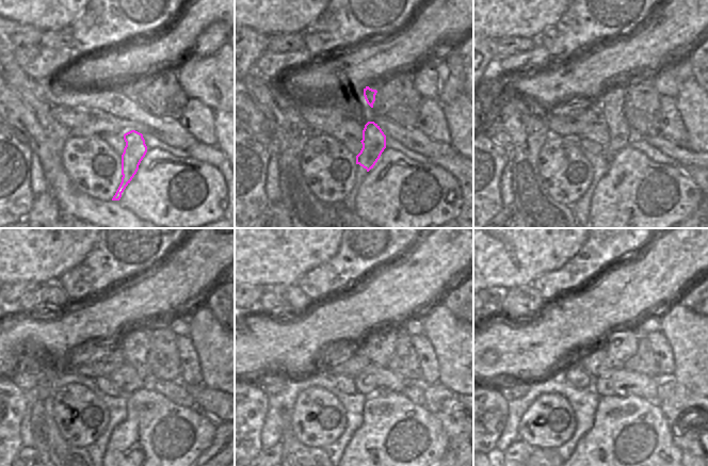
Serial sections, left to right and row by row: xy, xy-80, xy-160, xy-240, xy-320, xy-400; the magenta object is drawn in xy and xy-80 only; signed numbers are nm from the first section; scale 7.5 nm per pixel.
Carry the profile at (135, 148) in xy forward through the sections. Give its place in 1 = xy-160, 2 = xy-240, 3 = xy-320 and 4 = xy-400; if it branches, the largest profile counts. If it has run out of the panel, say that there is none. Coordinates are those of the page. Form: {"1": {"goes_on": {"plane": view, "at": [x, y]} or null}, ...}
{"1": {"goes_on": {"plane": "xy-160", "at": [610, 101]}}, "2": {"goes_on": {"plane": "xy-240", "at": [135, 343]}}, "3": {"goes_on": {"plane": "xy-320", "at": [379, 346]}}, "4": {"goes_on": {"plane": "xy-400", "at": [622, 344]}}}

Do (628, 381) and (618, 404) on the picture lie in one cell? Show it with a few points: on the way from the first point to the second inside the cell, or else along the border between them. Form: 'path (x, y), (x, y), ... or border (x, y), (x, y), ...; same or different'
border (601, 396), (636, 395), (646, 400); different

